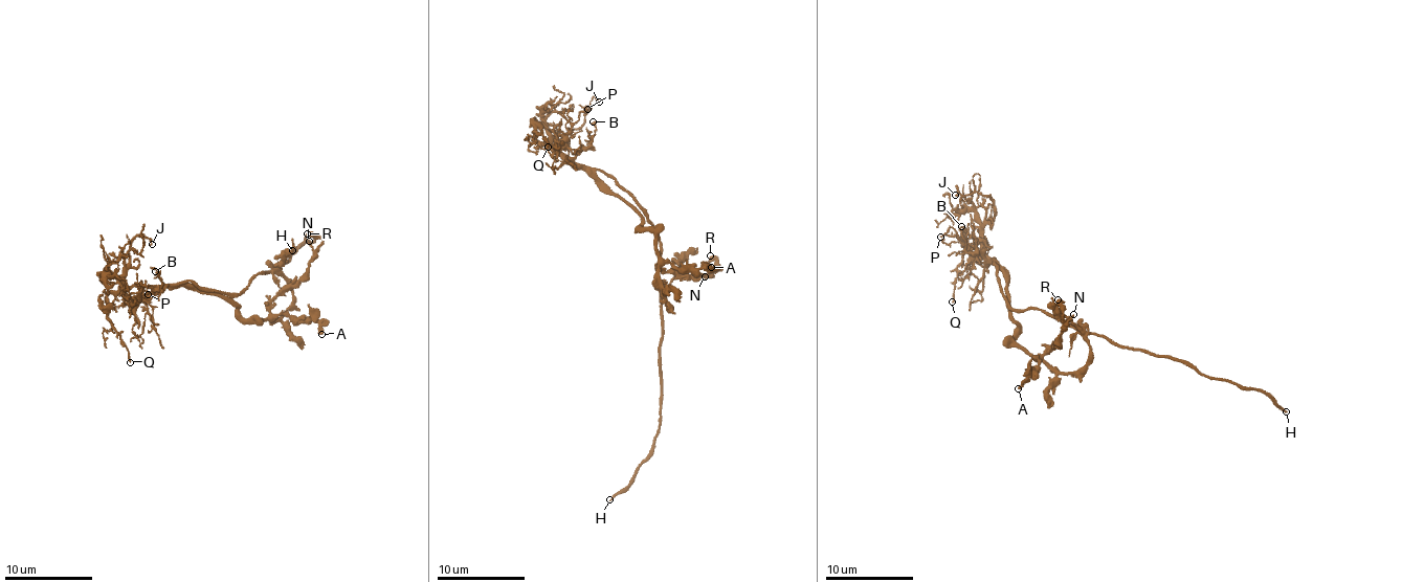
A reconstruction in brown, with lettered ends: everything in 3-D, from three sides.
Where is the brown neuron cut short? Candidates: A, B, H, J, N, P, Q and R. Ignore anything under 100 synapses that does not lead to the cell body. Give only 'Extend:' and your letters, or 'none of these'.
Extend: H

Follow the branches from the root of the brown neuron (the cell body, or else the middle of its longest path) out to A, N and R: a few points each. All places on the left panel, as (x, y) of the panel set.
A: (258, 274), (231, 297), (243, 318), (284, 314), (315, 319), (321, 334)
N: (258, 274), (231, 297), (243, 318), (266, 319), (276, 299), (306, 272), (313, 254), (309, 241)
R: (258, 274), (231, 297), (243, 318), (266, 319), (276, 299), (306, 272), (321, 242), (307, 233)

